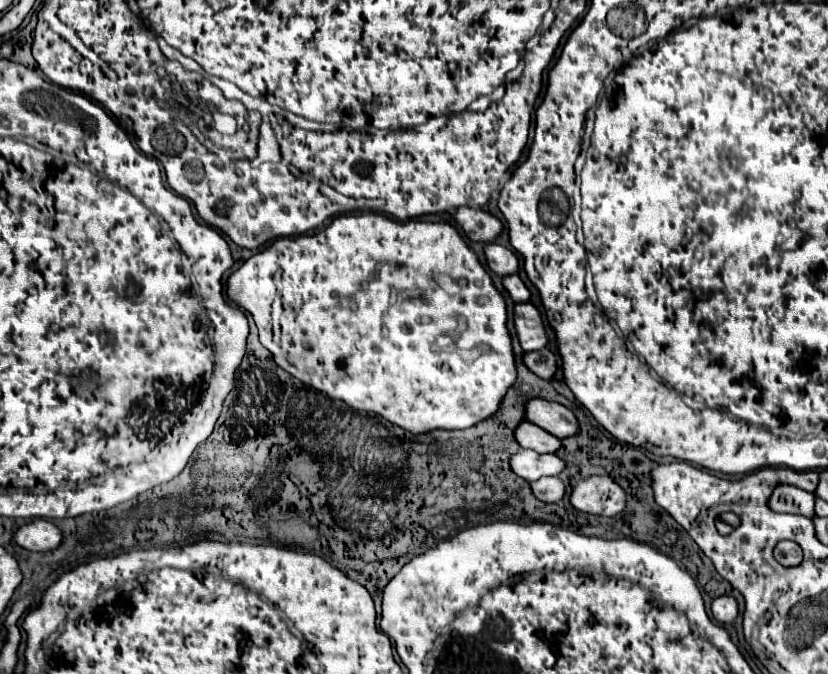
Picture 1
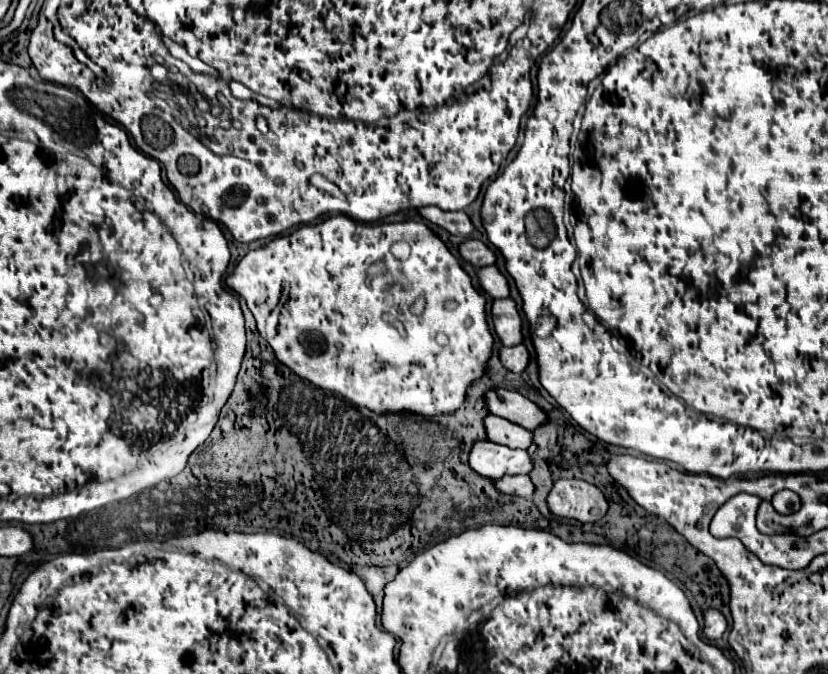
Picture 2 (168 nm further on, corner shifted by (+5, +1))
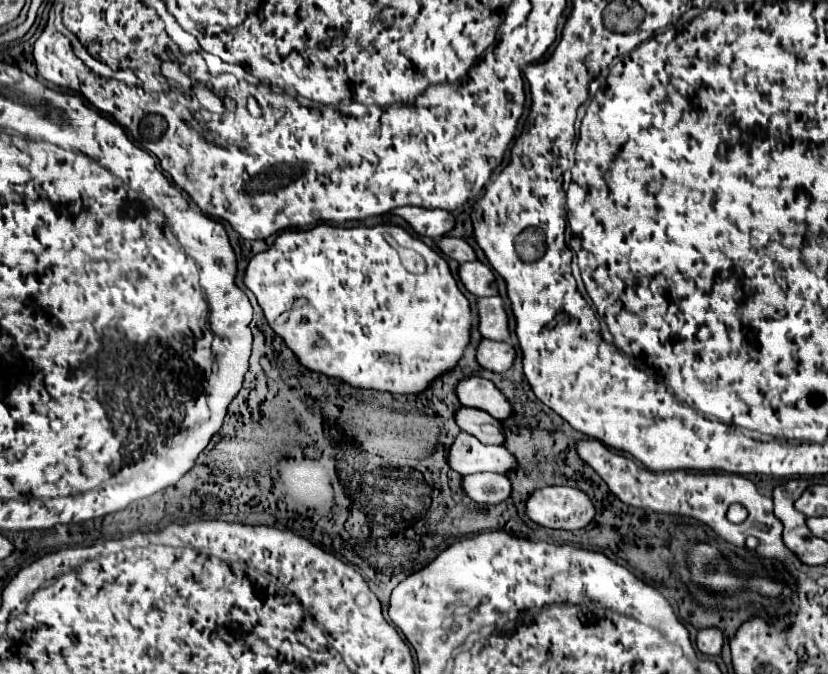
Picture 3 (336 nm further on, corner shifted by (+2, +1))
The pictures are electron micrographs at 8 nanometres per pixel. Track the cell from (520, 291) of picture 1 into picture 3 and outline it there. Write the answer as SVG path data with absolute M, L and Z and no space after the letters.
M478 260L460 264L458 276L460 276L460 282L464 284L464 288L474 296L496 296L498 294L498 288L494 282L494 272Z

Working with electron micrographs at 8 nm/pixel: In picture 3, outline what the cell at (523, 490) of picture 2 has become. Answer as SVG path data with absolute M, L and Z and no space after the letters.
M468 474L462 478L462 492L478 504L498 504L510 496L510 480L504 474Z

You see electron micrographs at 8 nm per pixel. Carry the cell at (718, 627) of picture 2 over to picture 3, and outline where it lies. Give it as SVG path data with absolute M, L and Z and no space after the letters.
M704 628L696 636L696 650L702 656L718 656L722 650L722 632L718 628Z

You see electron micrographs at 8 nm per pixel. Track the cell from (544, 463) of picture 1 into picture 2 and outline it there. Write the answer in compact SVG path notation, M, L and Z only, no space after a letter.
M477 442L471 450L469 464L475 472L487 478L503 478L507 474L529 474L533 470L527 450L507 448L495 442Z

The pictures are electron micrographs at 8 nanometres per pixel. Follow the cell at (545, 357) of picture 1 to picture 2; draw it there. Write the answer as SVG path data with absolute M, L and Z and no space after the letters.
M519 344L513 348L501 348L499 356L503 366L515 374L523 374L523 370L529 366L529 350L525 344Z

